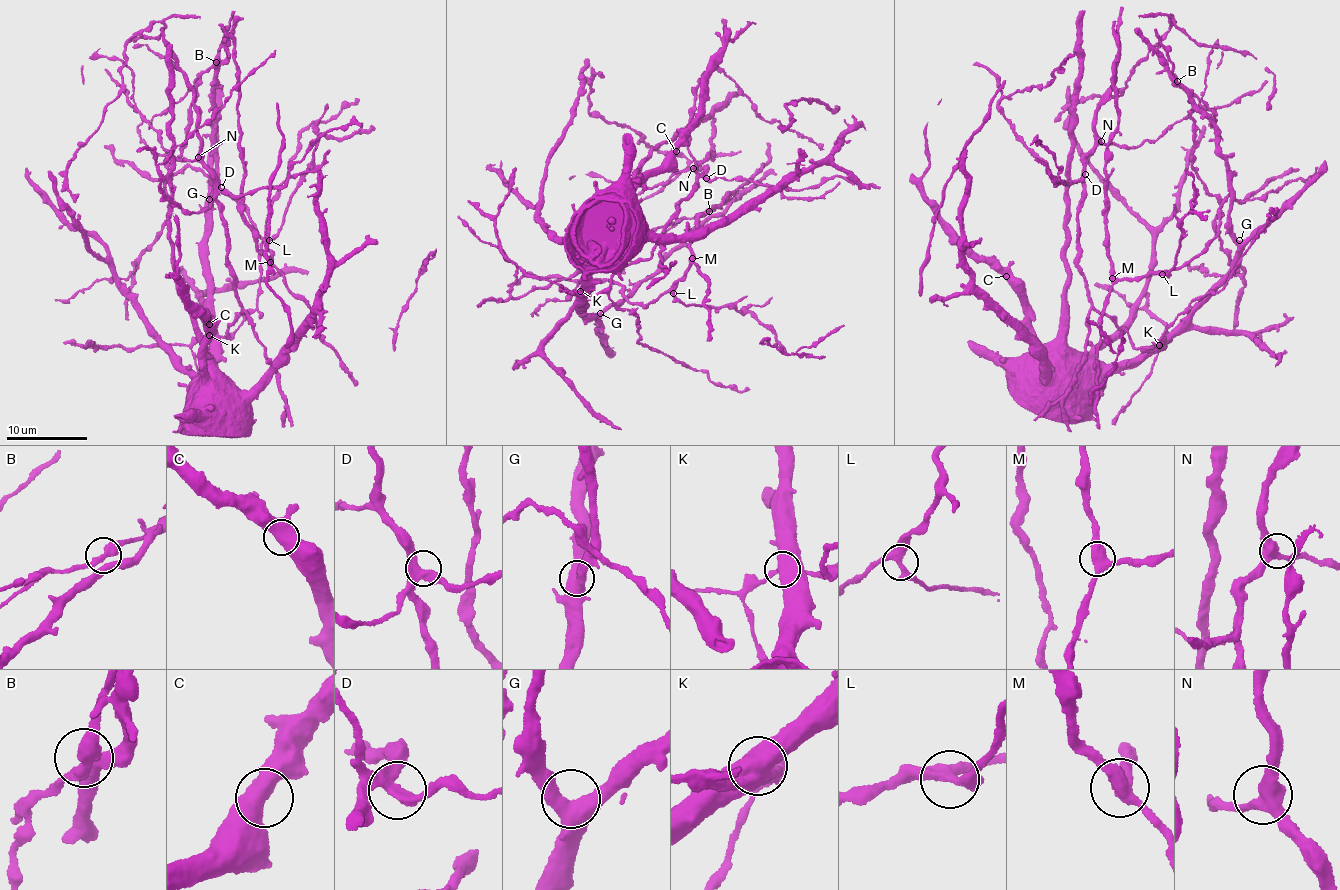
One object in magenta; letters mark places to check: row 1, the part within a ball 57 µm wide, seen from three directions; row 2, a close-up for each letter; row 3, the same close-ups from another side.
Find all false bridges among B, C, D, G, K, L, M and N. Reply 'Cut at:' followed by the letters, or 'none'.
Cut at: none

